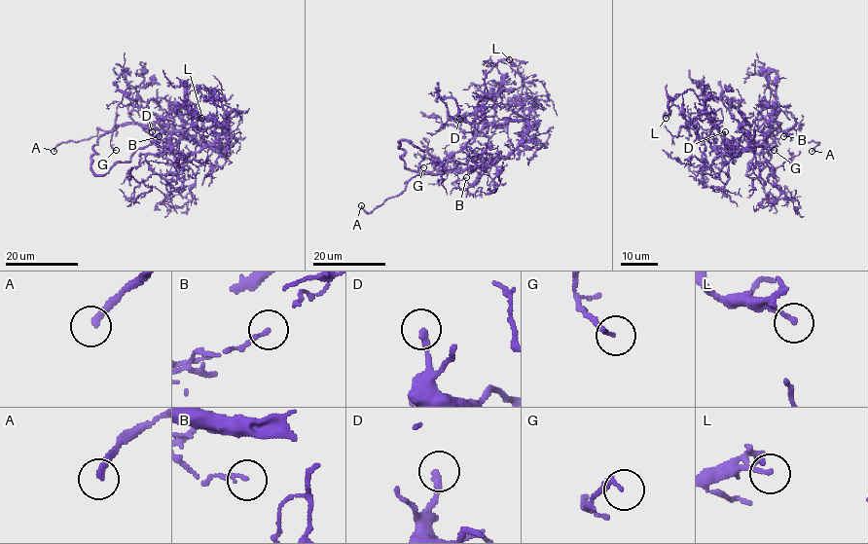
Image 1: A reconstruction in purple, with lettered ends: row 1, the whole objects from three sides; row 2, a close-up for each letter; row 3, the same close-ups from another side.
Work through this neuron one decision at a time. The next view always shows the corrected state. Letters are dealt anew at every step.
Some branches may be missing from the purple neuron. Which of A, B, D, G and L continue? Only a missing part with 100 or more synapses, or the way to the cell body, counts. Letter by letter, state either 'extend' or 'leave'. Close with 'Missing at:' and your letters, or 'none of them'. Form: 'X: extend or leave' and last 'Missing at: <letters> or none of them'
A: extend
B: leave
D: leave
G: leave
L: leave
Missing at: A

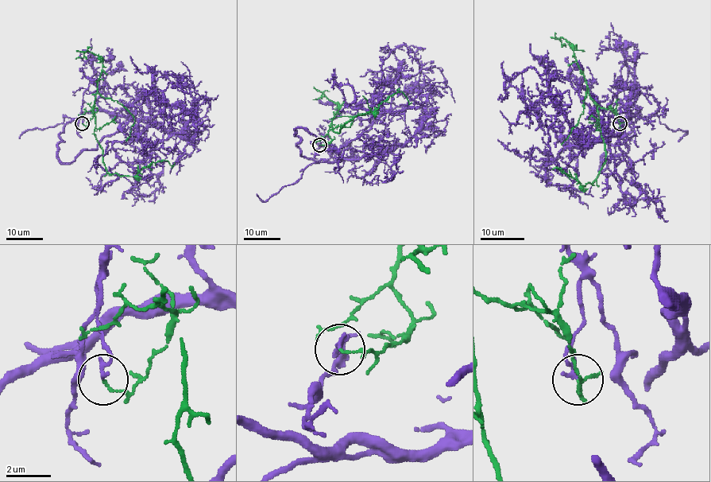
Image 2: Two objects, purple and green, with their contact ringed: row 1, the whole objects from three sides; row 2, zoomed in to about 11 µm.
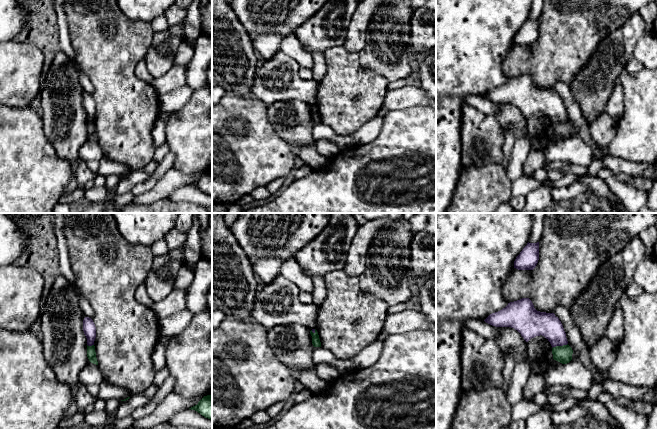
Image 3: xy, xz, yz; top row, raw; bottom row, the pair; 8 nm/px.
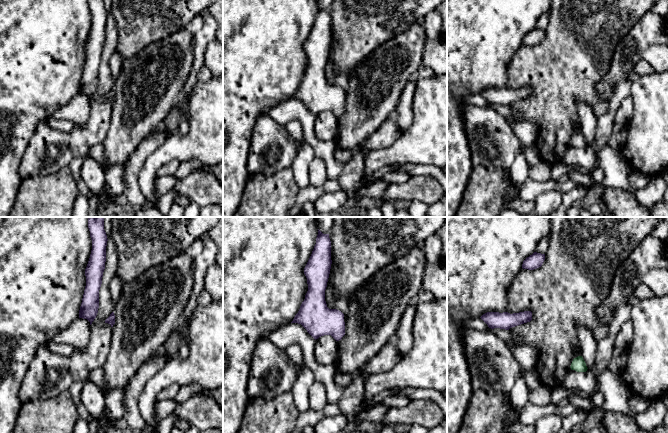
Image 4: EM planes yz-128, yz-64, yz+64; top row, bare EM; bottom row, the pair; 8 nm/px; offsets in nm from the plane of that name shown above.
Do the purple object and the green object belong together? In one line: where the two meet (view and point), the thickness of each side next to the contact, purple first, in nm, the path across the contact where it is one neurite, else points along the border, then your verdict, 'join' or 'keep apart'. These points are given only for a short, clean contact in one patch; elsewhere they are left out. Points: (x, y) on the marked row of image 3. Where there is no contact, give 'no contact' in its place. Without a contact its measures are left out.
yz (559, 345) | 200/140 nm | along yz (567, 343), (552, 348) | keep apart

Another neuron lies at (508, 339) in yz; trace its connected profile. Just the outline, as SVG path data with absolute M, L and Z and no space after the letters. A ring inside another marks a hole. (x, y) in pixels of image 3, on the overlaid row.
M501 328L497 334L496 342L503 354L510 352L516 362L524 362L529 356L527 353L527 342L514 328Z

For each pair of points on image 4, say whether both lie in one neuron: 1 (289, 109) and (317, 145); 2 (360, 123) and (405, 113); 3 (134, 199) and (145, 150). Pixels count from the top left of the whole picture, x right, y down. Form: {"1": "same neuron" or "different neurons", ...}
{"1": "same neuron", "2": "same neuron", "3": "same neuron"}

